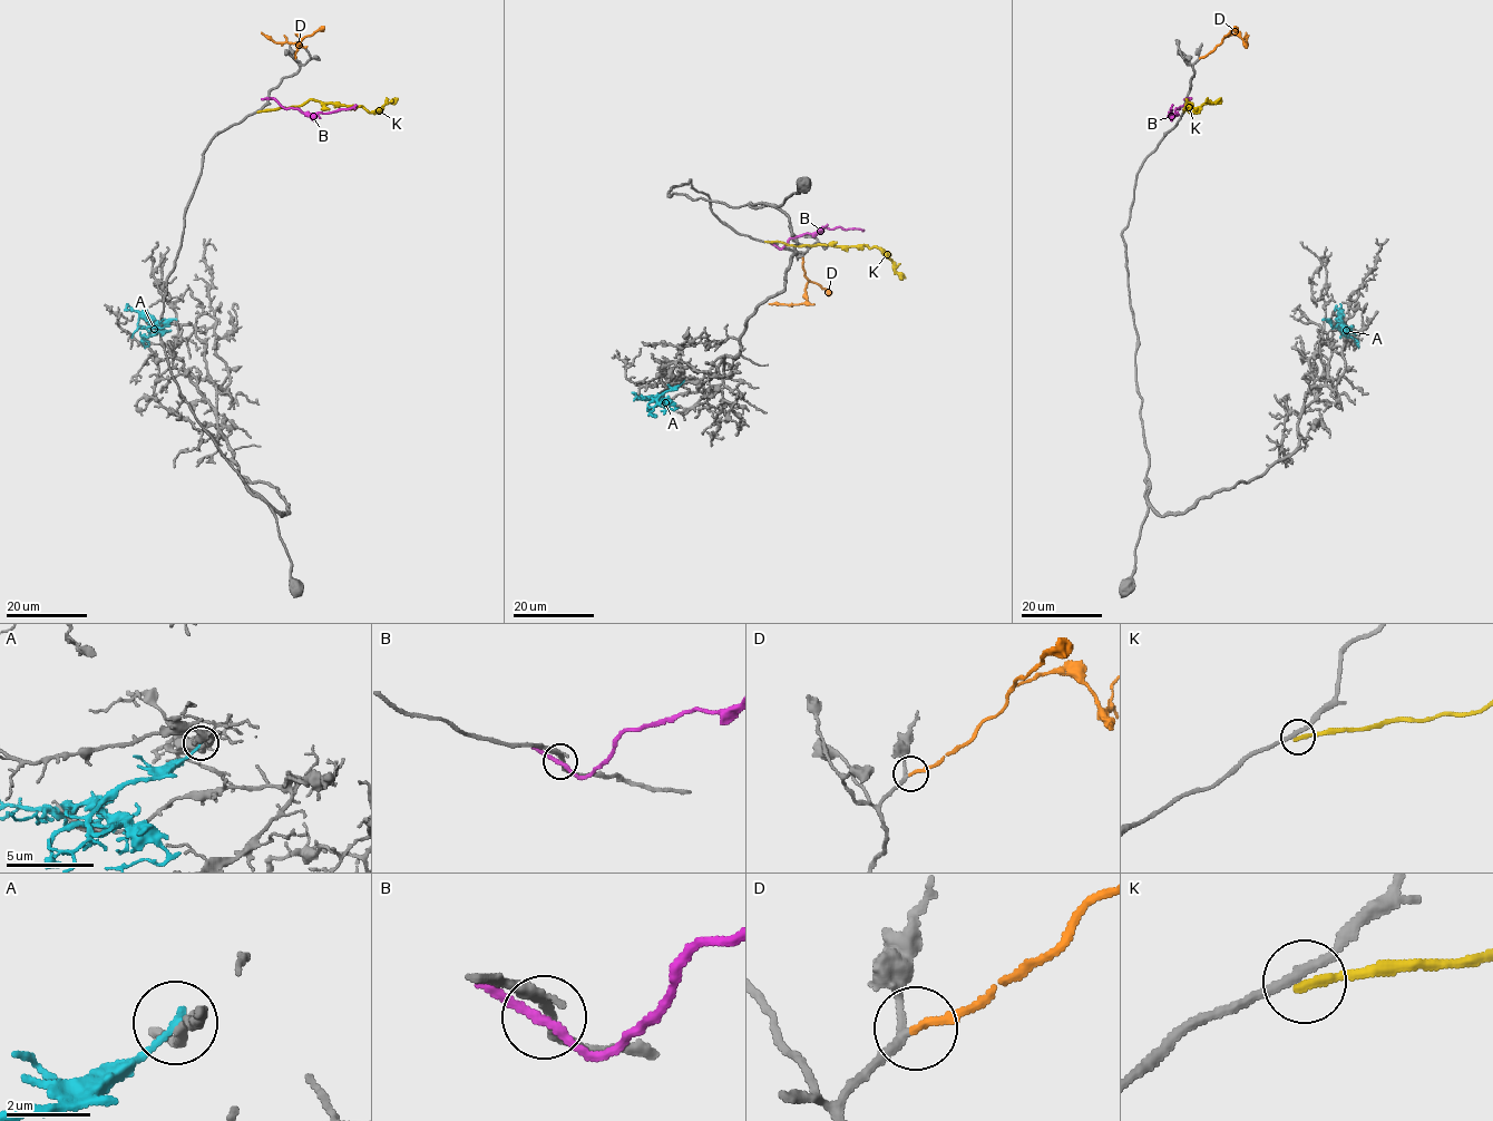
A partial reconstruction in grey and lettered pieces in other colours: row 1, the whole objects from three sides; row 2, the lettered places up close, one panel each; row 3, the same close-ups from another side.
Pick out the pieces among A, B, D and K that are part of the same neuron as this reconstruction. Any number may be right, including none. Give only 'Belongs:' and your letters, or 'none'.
Belongs: D

